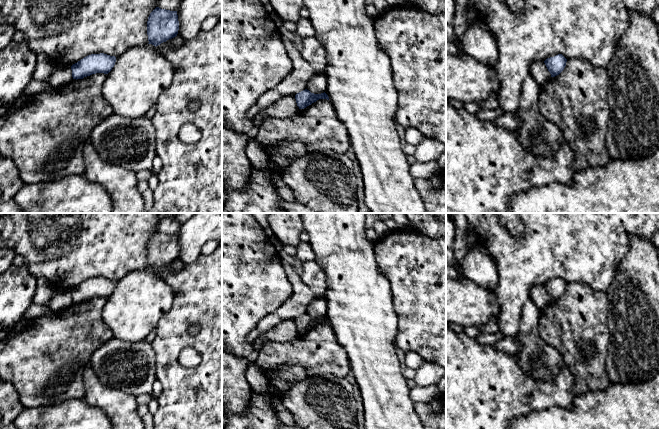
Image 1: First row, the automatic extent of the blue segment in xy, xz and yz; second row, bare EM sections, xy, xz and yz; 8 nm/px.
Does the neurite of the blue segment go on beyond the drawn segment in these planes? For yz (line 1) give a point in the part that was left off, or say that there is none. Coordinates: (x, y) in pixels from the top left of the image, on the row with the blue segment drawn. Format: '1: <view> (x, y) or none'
1: none

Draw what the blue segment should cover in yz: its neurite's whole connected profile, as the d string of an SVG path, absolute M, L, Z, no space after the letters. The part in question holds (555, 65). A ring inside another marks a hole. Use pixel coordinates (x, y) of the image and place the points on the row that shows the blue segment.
M562 54L547 58L544 61L548 71L551 74L551 77L559 75L564 70L566 62L567 59Z

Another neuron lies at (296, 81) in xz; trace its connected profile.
M280 34L280 38L287 50L289 57L293 63L292 71L272 90L263 94L257 103L247 112L247 119L253 121L256 114L265 109L267 106L275 103L280 98L287 95L296 95L297 93L307 89L309 80L324 71L319 71L311 67L302 57L294 44L284 35Z

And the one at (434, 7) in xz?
M412 0L416 7L432 15L446 12L446 0Z

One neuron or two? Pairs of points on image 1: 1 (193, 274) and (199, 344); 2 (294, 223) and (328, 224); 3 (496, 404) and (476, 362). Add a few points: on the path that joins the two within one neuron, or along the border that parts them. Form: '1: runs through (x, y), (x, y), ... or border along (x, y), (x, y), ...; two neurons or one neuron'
1: runs through (202, 291), (204, 293), (204, 327); one neuron
2: border along (302, 223), (304, 229); two neurons
3: runs through (486, 394), (476, 384), (476, 372); one neuron

